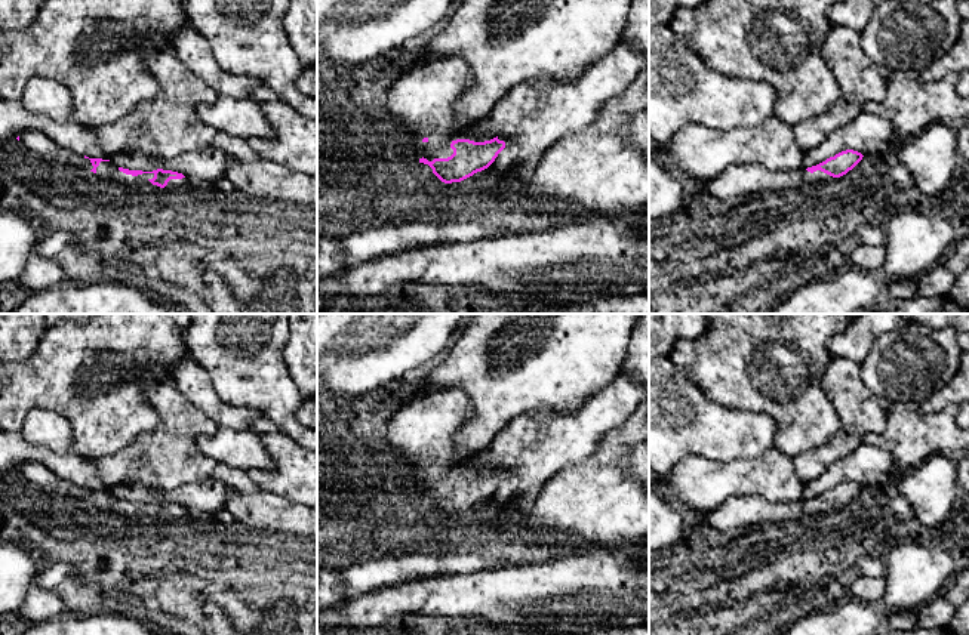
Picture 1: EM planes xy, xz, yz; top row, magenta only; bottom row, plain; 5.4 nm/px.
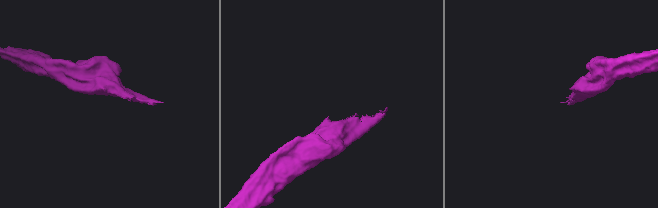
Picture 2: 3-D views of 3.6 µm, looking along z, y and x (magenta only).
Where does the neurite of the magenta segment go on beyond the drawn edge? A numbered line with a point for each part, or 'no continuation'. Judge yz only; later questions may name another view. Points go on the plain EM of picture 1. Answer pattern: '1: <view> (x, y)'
1: yz (740, 511)

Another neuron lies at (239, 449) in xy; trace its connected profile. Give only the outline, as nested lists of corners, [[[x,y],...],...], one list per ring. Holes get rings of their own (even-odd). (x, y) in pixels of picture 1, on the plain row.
[[[219,426],[210,437],[199,440],[200,450],[216,463],[247,469],[273,469],[274,462],[262,444],[261,434]]]

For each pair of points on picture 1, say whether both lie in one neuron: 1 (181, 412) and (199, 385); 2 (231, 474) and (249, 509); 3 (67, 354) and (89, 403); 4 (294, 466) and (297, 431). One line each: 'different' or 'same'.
1: different
2: same
3: same
4: different

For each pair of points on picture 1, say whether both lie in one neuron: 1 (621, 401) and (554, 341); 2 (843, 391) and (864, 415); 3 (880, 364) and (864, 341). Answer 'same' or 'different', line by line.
1: different
2: same
3: different

